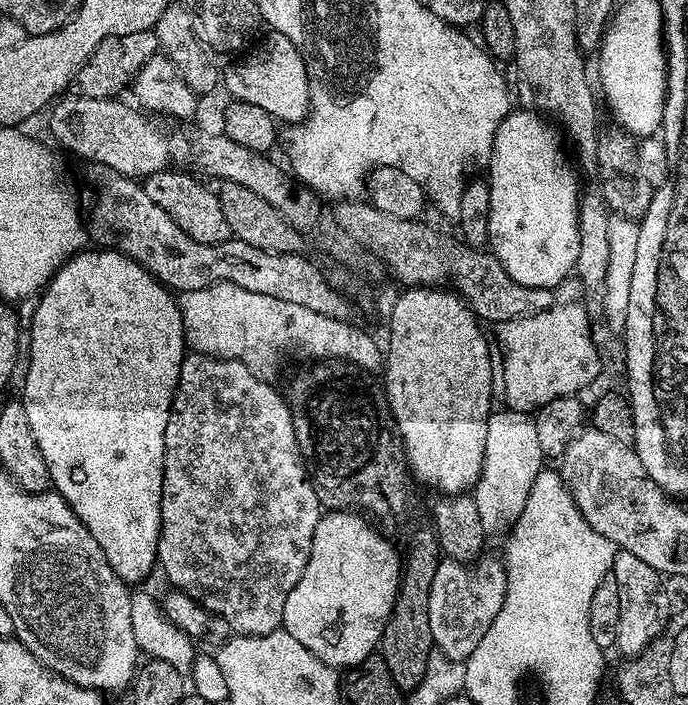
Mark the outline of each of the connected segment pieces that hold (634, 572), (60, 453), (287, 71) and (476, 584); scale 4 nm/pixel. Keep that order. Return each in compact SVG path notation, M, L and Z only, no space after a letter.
M621 551L616 553L610 575L618 582L618 602L620 603L618 606L618 634L614 645L615 651L620 651L621 657L624 658L639 656L654 641L660 639L662 633L667 629L664 628L668 624L668 596L664 593L665 581L660 573L654 570L654 566L646 566L646 562L642 562L642 558Z
M81 250L71 260L64 261L53 273L43 289L40 301L36 304L36 313L32 316L32 345L27 345L28 373L24 376L24 393L22 399L26 406L26 418L30 418L30 430L38 438L38 450L46 458L46 470L51 487L60 493L74 510L74 514L90 530L94 542L102 546L106 562L114 574L125 584L136 586L157 567L156 547L160 537L160 519L162 518L162 478L164 477L164 447L166 446L166 422L170 418L172 399L178 386L182 362L186 355L184 343L184 323L180 314L180 305L171 291L157 280L143 264L115 250Z
M273 31L267 35L257 48L249 47L237 64L226 68L222 76L223 87L228 87L229 97L250 102L252 106L262 106L262 110L269 112L277 121L299 122L309 113L308 71L304 69L304 59L290 38Z
M481 555L475 562L461 562L451 558L441 559L438 570L434 570L434 582L430 586L430 634L432 635L432 643L442 654L446 654L446 658L457 662L467 660L470 654L474 654L474 646L478 646L478 642L482 642L482 634L486 634L486 630L490 626L490 622L494 620L501 609L504 595L506 594L506 570L504 569L504 561L499 555L487 556Z

